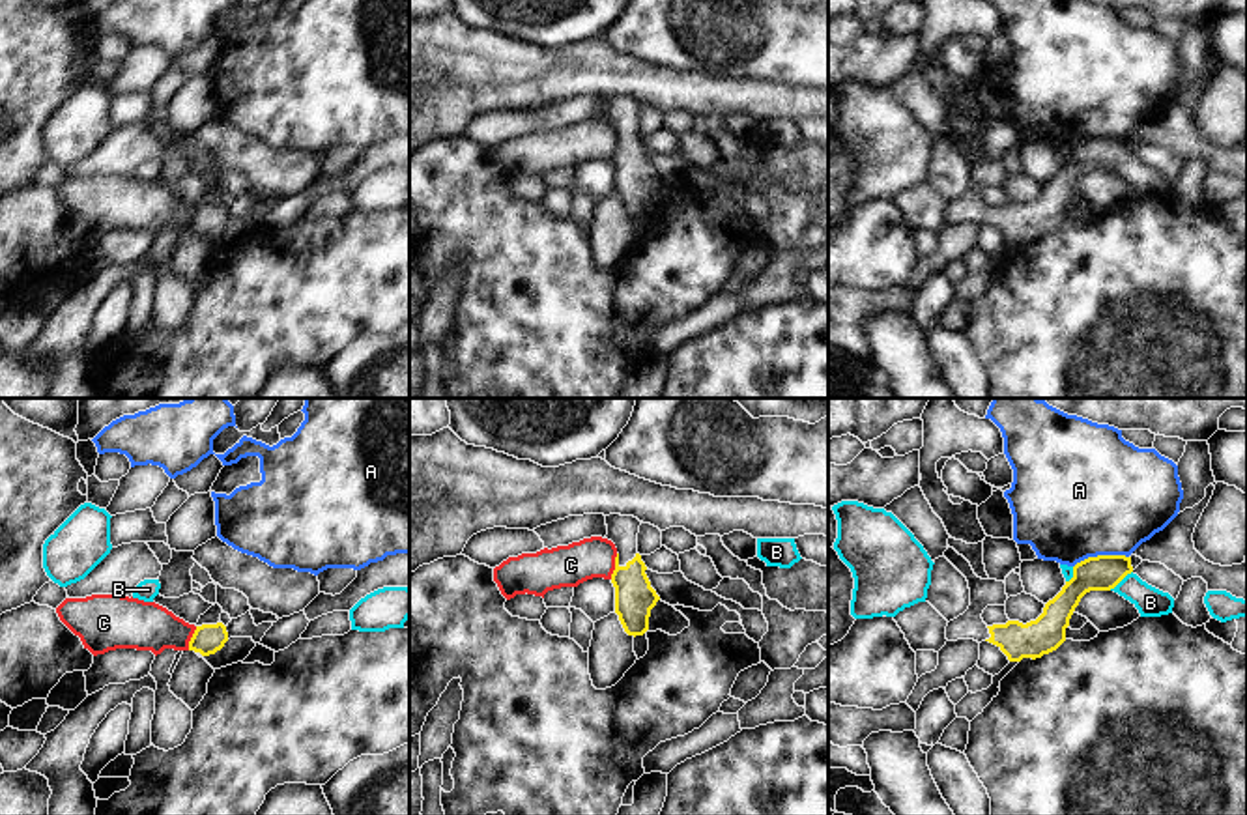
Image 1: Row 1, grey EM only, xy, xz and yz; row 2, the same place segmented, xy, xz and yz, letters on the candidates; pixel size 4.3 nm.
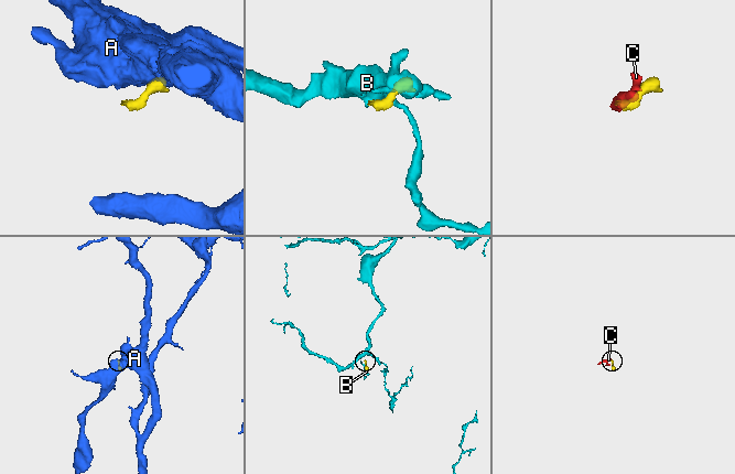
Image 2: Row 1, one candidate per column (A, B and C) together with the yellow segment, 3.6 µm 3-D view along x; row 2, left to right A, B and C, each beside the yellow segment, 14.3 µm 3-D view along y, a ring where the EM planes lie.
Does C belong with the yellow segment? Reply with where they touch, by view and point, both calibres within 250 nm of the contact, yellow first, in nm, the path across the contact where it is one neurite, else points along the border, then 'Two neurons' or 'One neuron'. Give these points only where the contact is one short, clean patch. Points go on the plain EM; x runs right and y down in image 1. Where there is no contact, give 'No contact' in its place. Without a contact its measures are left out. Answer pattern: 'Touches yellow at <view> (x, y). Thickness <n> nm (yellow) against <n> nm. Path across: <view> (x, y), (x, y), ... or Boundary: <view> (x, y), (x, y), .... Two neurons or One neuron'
Touches yellow at xz (616, 148). Thickness 170 nm (yellow) against 180 nm. Boundary: xz (617, 135), (610, 159). Two neurons.

